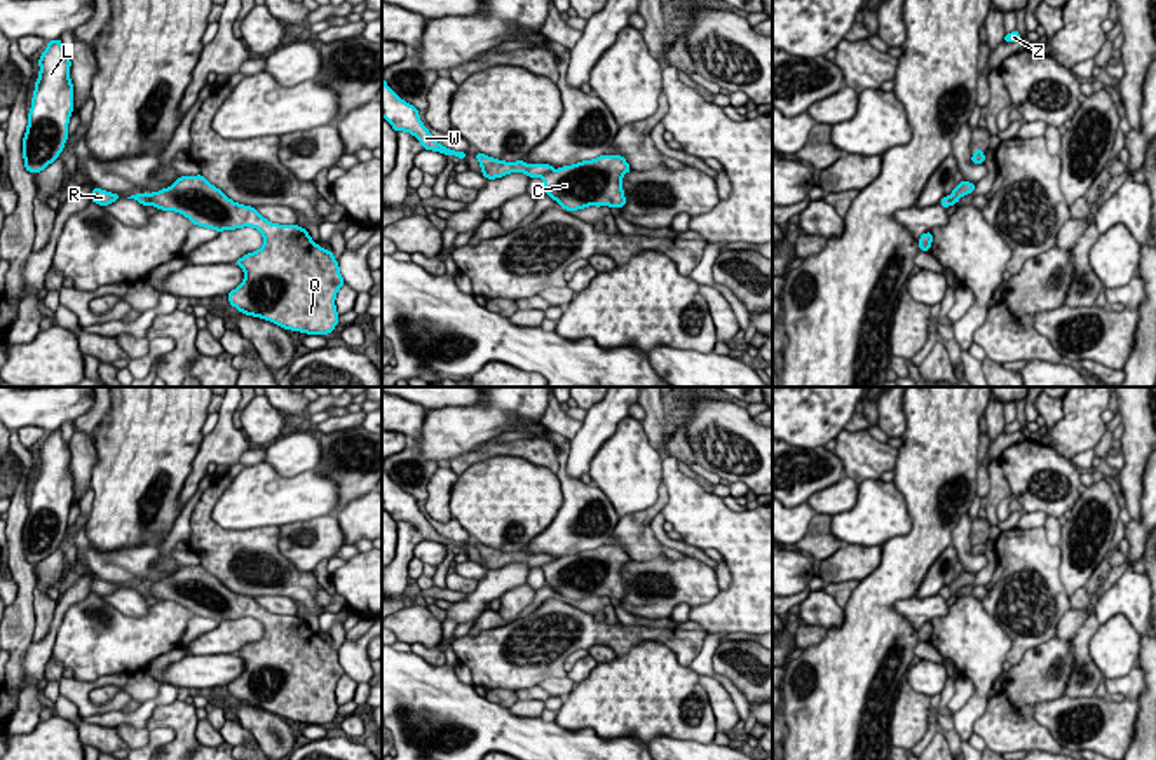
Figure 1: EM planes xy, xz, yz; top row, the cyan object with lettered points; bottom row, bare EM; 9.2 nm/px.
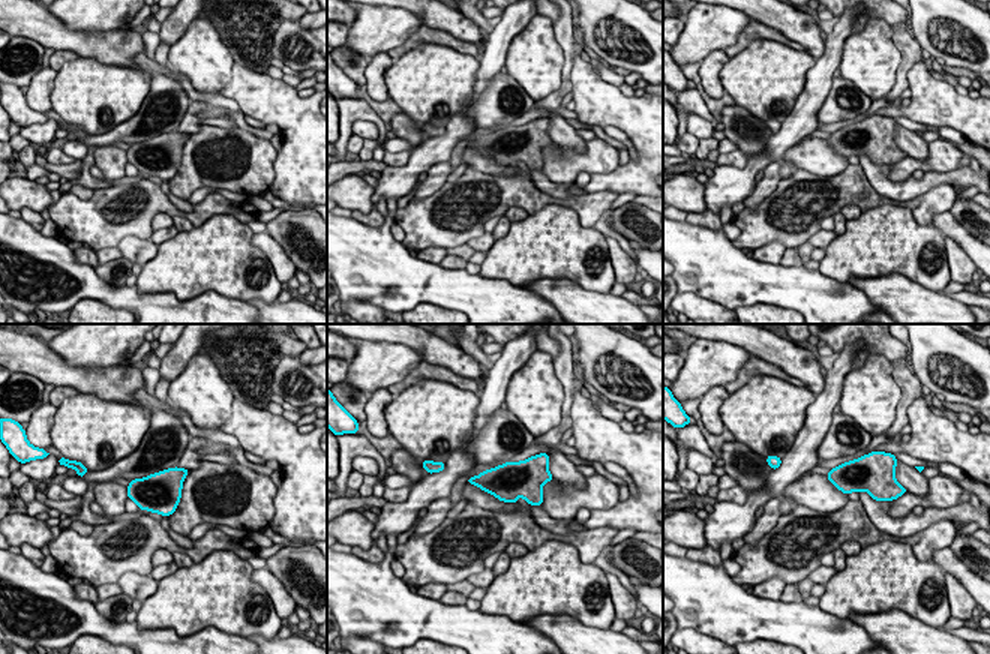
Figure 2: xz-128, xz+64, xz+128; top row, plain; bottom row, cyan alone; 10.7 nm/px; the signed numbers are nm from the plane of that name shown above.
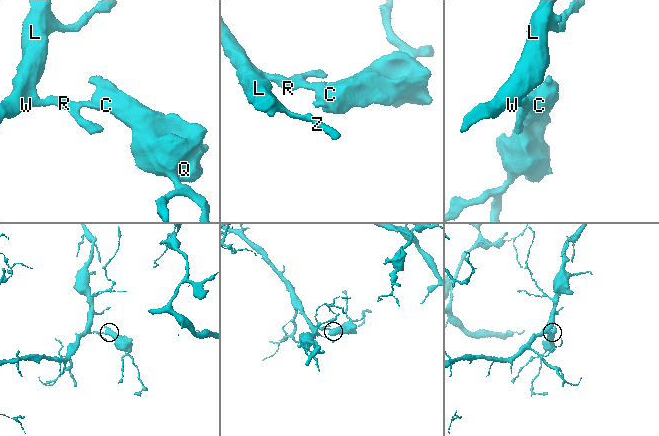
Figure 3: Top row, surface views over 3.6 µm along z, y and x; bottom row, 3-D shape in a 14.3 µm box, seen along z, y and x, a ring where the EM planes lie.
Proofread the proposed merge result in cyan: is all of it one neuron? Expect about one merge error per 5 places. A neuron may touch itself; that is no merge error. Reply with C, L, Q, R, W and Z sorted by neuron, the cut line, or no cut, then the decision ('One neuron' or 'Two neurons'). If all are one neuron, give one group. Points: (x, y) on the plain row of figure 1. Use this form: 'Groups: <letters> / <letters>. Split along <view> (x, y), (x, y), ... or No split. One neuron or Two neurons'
Groups: C Q / L R W Z. Split along xy (149, 584), (154, 595). Two neurons

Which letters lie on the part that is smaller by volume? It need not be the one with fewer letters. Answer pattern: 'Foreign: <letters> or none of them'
Foreign: C, Q

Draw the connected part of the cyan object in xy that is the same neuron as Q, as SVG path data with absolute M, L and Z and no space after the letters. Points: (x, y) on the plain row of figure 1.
M202 565L180 567L169 579L150 584L157 600L176 601L194 615L216 622L253 617L262 622L263 636L235 652L244 661L244 671L227 689L239 702L270 711L284 720L307 725L333 723L338 715L335 689L345 675L333 641L316 634L298 615L277 615L263 608L255 598L230 591Z

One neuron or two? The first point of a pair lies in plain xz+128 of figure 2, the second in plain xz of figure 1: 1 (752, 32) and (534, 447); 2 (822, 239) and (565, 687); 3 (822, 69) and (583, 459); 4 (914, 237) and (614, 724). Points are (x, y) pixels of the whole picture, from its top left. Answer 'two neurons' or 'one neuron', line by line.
1: one neuron
2: one neuron
3: one neuron
4: one neuron

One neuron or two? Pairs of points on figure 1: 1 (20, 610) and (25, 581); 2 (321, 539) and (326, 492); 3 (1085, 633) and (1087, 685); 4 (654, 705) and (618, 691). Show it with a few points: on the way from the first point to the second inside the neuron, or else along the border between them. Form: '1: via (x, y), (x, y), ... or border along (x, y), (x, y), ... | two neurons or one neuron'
1: via (23, 603), (25, 588) | one neuron
2: border along (335, 513), (285, 525) | two neurons
3: via (1083, 645), (1085, 673) | one neuron
4: via (646, 696), (626, 694) | one neuron

